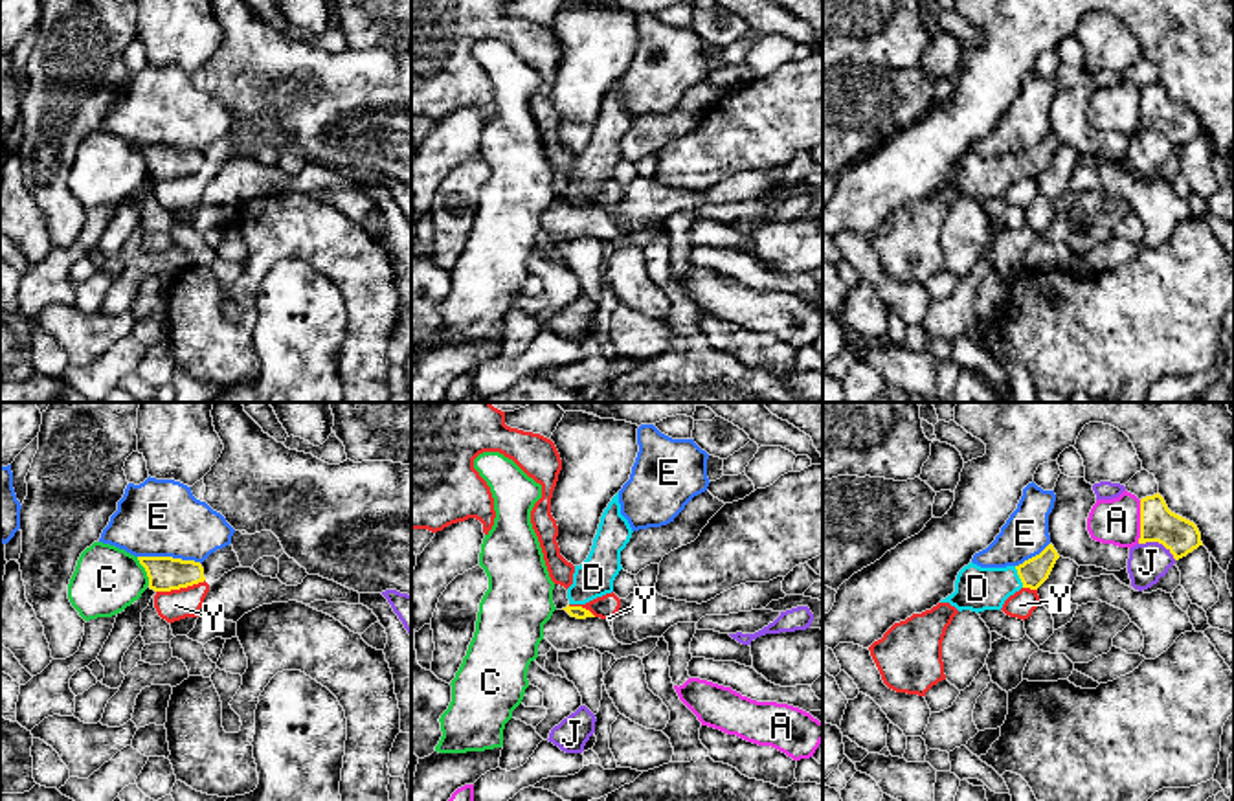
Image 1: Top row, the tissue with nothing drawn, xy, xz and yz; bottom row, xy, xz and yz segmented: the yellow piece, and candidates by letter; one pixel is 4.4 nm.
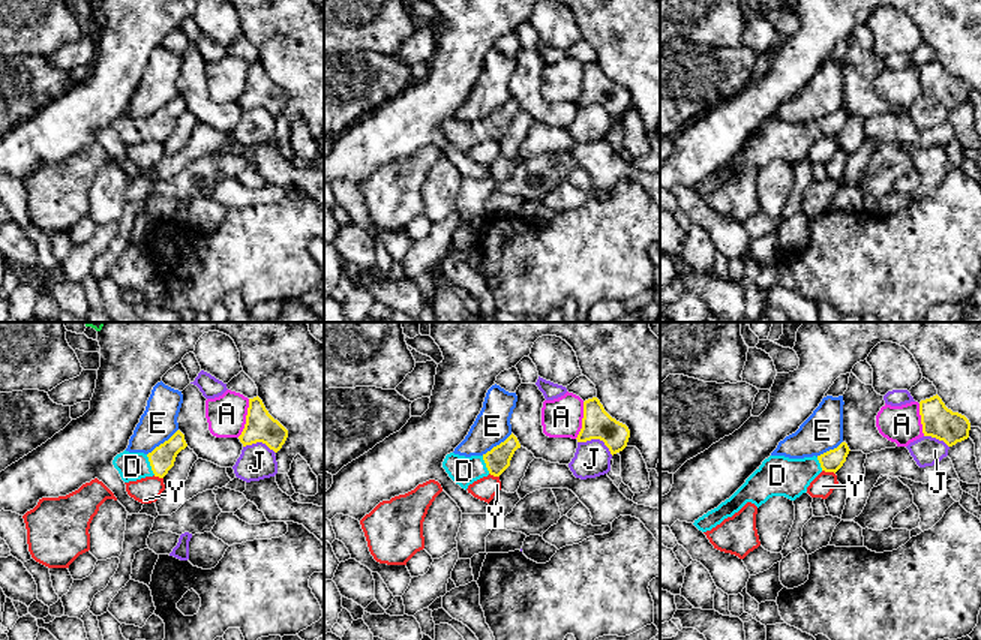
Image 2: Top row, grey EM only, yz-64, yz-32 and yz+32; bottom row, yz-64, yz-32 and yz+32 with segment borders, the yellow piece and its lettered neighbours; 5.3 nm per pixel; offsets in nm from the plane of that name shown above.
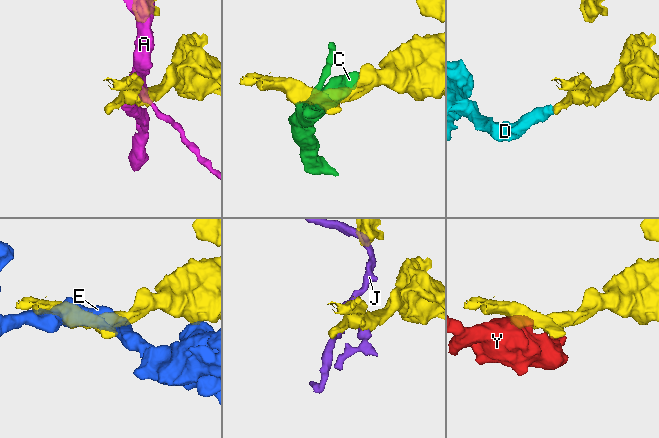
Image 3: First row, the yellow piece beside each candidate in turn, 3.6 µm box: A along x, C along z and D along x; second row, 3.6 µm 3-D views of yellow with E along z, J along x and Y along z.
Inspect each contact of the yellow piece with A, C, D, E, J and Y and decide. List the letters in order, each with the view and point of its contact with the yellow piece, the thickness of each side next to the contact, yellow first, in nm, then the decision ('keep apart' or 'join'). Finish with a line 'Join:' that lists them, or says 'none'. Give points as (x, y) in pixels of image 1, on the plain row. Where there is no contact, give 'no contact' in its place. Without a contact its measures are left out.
A: meets yellow in yz at (1141, 111); 160 nm thick on the yellow side, 200 nm on the other; keep apart
C: meets yellow in xy at (145, 158); 150 nm thick on the yellow side, 300 nm on the other; keep apart
D: meets yellow in yz at (1020, 166); 120 nm thick on the yellow side, 190 nm on the other; join
E: meets yellow in xy at (169, 146); 150 nm thick on the yellow side, 340 nm on the other; keep apart
J: meets yellow in yz at (1157, 129); 160 nm thick on the yellow side, 170 nm on the other; keep apart
Y: meets yellow in xy at (180, 175); 150 nm thick on the yellow side, 140 nm on the other; keep apart
Join: D

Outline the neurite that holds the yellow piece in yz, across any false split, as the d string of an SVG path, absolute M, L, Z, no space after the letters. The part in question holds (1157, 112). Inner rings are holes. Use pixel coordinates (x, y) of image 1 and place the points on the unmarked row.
M1159 81L1140 88L1139 132L1146 130L1162 132L1175 149L1203 134L1197 114L1172 101Z

